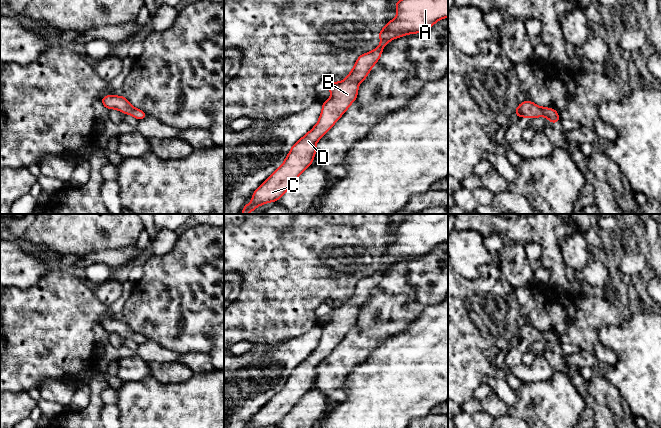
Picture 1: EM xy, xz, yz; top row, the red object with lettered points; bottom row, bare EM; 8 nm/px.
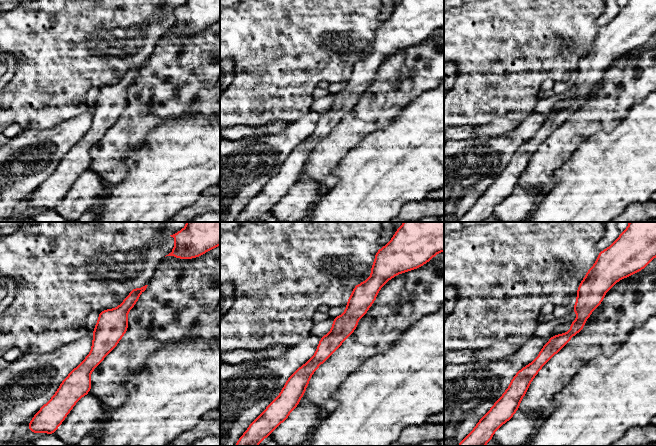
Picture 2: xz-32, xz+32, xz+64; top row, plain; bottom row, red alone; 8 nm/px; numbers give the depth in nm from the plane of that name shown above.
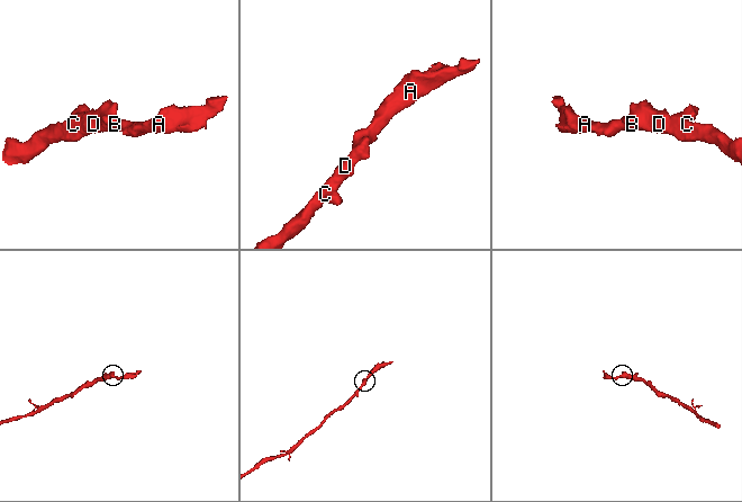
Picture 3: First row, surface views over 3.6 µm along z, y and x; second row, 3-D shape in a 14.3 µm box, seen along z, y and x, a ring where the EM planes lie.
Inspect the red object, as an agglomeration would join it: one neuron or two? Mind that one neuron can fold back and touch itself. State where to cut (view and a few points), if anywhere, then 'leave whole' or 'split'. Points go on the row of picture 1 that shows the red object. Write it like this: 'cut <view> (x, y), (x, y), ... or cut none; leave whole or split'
cut none; leave whole

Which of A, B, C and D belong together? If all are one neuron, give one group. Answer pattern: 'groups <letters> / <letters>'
groups A B C D

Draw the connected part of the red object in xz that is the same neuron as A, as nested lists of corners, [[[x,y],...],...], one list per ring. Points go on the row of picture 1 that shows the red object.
[[[400,0],[396,2],[394,8],[398,11],[397,16],[389,21],[377,34],[381,40],[380,45],[371,52],[361,54],[357,58],[351,72],[343,81],[332,81],[329,83],[328,90],[332,95],[328,100],[322,103],[322,112],[317,124],[290,148],[290,152],[286,156],[283,164],[252,193],[251,203],[244,205],[241,214],[248,214],[251,211],[256,211],[255,209],[257,206],[279,200],[304,170],[311,166],[316,155],[316,143],[333,127],[337,120],[341,118],[350,105],[356,100],[359,84],[366,79],[370,70],[380,59],[382,51],[388,42],[407,34],[420,33],[431,28],[437,21],[448,17],[448,0]]]

